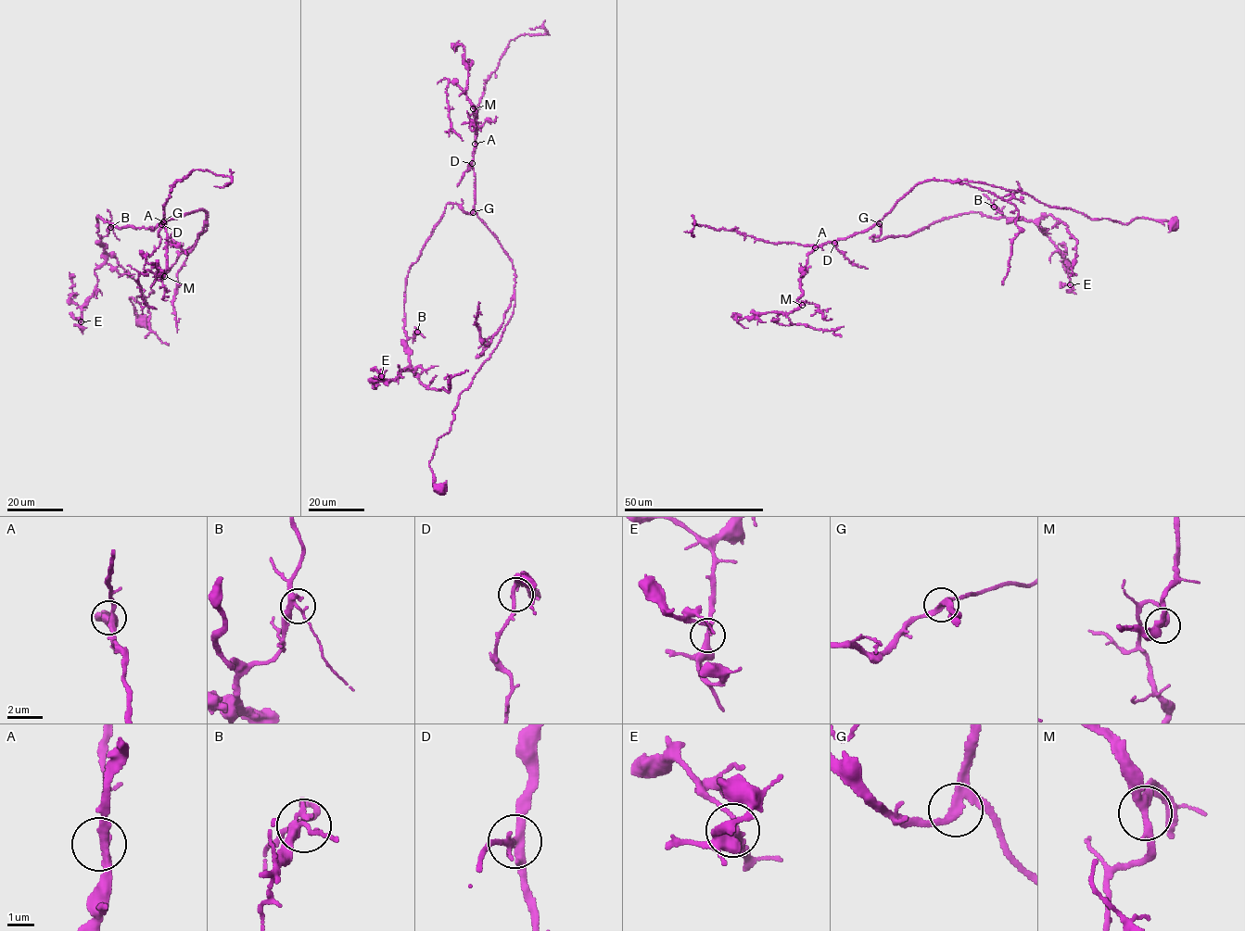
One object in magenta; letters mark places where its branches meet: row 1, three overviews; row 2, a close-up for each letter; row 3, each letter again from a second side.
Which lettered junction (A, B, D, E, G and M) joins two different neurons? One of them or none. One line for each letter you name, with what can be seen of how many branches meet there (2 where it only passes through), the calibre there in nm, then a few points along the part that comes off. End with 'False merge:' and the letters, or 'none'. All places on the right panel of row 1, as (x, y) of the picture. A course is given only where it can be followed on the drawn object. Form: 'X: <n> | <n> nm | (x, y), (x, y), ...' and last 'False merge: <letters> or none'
False merge: none

